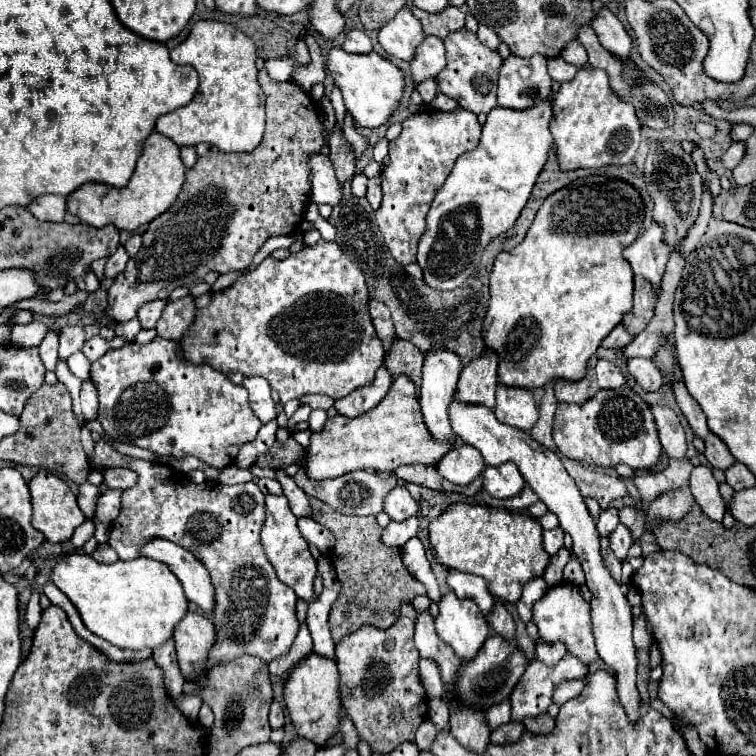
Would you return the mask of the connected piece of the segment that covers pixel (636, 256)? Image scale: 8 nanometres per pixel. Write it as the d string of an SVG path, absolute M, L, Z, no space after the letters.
M653 223L623 251L623 257L629 261L633 273L649 279L653 287L657 287L657 283L661 281L665 265L669 261L669 247L661 241L661 237L661 225Z

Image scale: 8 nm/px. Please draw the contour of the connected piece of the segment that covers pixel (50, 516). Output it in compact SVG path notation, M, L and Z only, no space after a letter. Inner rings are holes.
M39 471L29 481L29 491L31 491L31 505L33 505L33 515L31 515L33 527L37 527L45 535L45 539L49 543L69 541L71 535L73 535L73 531L85 521L85 515L79 509L77 499L71 493L69 485L63 479L59 479L57 475L49 473L49 471Z

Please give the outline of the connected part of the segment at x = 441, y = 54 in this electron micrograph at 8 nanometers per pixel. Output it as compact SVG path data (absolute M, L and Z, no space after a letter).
M425 37L419 45L415 59L411 63L411 77L415 83L423 81L425 77L435 77L445 67L445 43L437 37Z

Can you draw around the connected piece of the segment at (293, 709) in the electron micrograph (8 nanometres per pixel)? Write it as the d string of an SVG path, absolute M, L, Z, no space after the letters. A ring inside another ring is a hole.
M313 653L301 669L293 669L285 683L285 703L291 723L299 737L313 741L319 749L337 733L341 721L341 693L339 693L339 671L333 659L319 657Z

